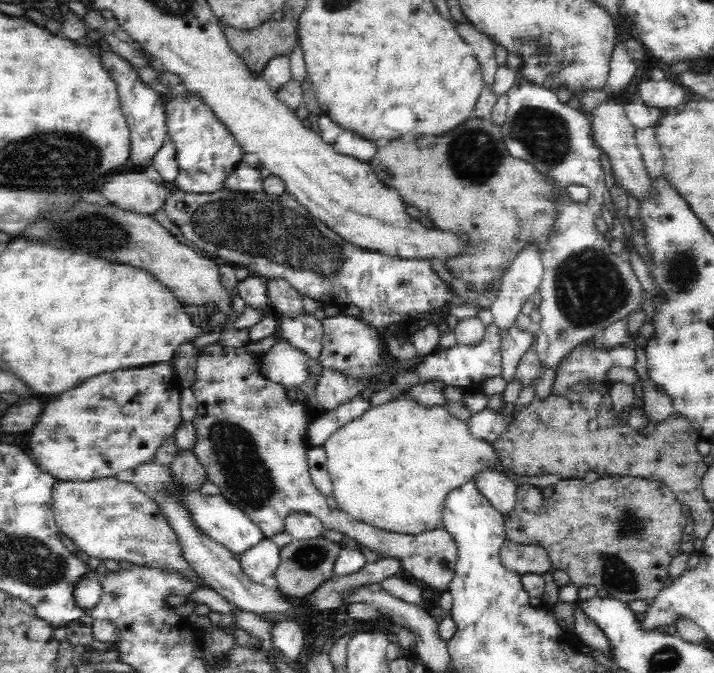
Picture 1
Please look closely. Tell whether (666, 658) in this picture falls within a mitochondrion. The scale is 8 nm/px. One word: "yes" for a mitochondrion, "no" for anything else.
yes

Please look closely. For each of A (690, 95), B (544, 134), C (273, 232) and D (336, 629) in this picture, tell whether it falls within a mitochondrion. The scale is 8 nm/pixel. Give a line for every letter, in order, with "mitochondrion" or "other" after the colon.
A: other
B: mitochondrion
C: mitochondrion
D: other

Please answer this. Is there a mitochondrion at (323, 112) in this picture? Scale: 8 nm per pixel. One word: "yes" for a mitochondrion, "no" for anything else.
no

